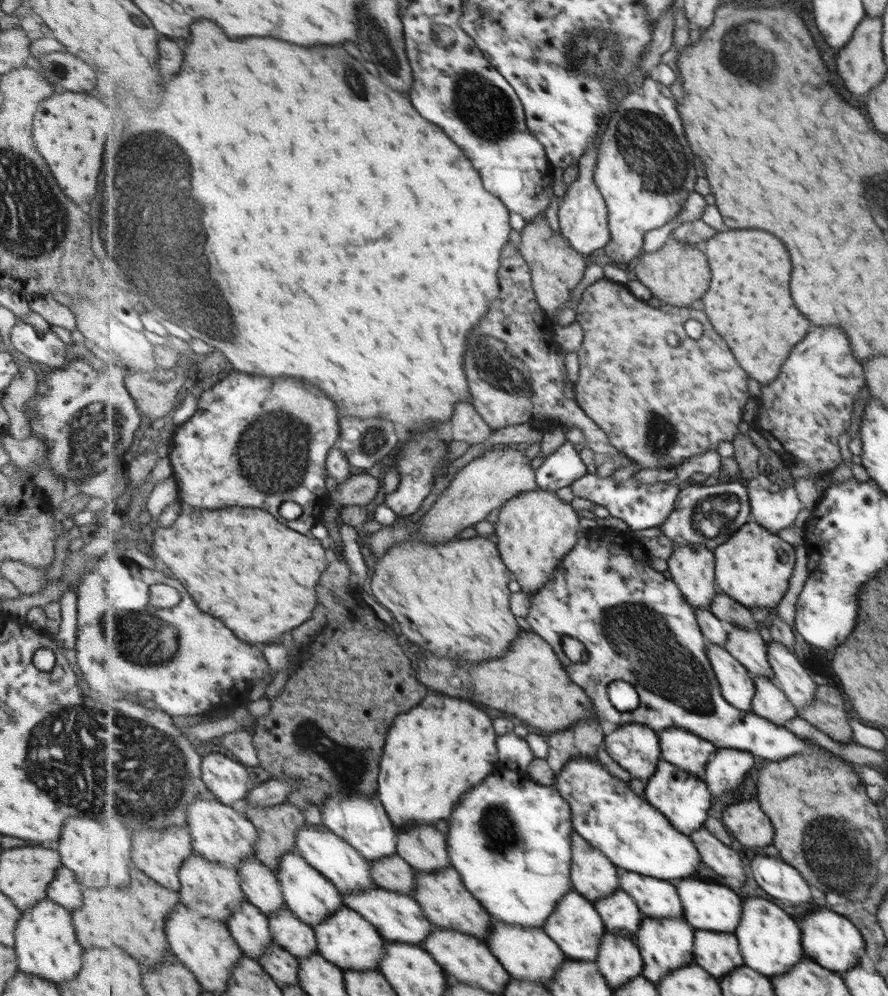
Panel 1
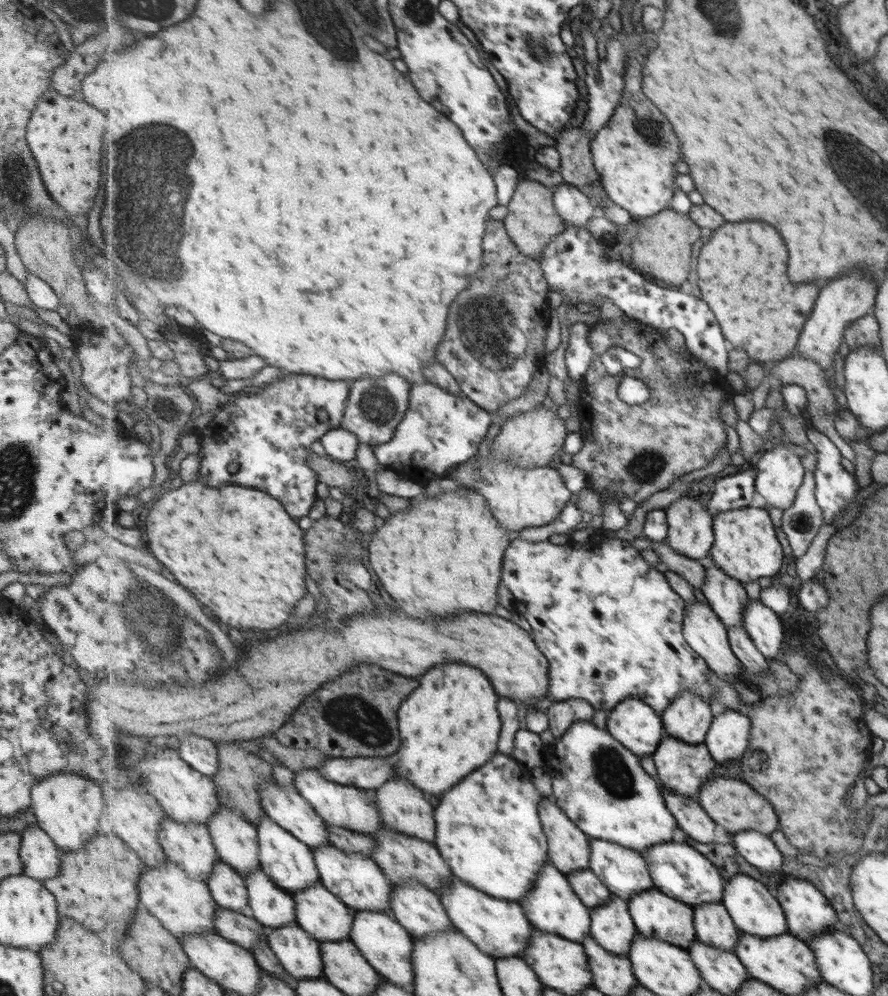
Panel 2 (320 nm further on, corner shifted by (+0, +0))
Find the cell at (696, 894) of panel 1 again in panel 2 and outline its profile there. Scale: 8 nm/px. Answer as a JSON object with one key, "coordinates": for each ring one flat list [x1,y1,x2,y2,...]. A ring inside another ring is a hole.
{"coordinates":[[669,841,653,846,645,853,652,873,655,888,661,889,667,896,676,897,688,905,700,906,703,903,723,902,726,879,721,876,717,866,705,858,693,845]]}

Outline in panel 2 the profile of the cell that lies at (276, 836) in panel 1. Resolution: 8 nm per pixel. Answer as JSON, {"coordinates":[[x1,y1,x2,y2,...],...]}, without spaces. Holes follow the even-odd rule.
{"coordinates":[[221,741,217,743,217,746,219,748,220,767,219,772,214,774,212,779,221,790,220,796,227,806,242,810,247,820,258,826,261,817,267,815,261,802,260,786,263,783,272,783,275,780,272,765,263,760,261,756,245,750,238,742]]}

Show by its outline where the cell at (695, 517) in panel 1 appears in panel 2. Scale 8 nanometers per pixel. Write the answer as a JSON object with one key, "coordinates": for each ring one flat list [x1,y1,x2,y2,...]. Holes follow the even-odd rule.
{"coordinates":[[739,469,734,475,719,478,712,483,712,495,705,504,714,518,726,510,753,507,760,503,756,475,751,470]]}

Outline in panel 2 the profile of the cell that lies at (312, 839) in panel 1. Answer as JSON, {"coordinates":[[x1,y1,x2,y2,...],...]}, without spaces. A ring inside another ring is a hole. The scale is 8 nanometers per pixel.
{"coordinates":[[273,781,272,783,263,783,260,786,260,793,266,814,277,824,292,832,301,842,308,844,313,850,331,845,331,836,329,836,328,825,324,818,295,786,282,786]]}

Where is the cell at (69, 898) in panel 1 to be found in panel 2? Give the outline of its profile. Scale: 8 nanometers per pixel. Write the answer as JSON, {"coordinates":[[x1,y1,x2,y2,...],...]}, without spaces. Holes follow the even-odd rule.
{"coordinates":[[29,825,19,833,20,856,23,872,29,878,44,880,55,876,58,871,59,849,53,841,35,825]]}

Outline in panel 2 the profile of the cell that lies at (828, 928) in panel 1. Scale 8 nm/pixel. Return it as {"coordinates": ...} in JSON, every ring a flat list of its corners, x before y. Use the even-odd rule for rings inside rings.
{"coordinates":[[782,875,781,884,774,890,784,908,789,934,805,942,833,927,833,907,809,880]]}

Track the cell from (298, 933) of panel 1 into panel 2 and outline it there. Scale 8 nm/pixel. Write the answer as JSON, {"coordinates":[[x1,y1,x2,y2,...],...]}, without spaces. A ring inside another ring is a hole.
{"coordinates":[[264,869,254,870,246,879,249,888,249,900,253,916,263,924,268,930,274,928,287,927,296,922,296,899,285,889,281,889,264,871]]}

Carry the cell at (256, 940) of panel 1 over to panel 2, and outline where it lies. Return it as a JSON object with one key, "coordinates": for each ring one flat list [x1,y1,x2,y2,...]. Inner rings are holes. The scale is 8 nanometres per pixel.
{"coordinates":[[223,860,217,861,207,883,219,907,243,912,250,904,246,879]]}

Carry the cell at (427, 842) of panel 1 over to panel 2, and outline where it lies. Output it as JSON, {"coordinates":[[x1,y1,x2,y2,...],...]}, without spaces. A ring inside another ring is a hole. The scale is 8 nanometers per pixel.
{"coordinates":[[401,778,389,779,384,785,378,787,374,792,377,802,382,812,382,820,385,827,397,829,403,834,414,836,435,844,436,842,436,820,434,817,433,806,425,798,422,790,409,780]]}

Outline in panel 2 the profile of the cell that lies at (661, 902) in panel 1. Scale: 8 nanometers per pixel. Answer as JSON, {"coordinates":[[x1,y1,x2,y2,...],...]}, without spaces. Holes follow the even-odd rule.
{"coordinates":[[591,838,592,860,591,870,601,879,601,882,611,889,611,893,621,898,631,900,632,896,640,895,655,888,652,873,642,852,627,848,605,839]]}

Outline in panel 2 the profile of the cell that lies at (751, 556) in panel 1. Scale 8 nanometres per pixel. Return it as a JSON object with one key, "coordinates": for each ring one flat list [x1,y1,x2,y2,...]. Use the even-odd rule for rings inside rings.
{"coordinates":[[759,503,753,507,726,510,717,513,714,519,716,543,713,545,711,556,714,558,716,565,729,576,739,579,745,585,753,582,753,580,759,580,759,578,769,579,781,568,781,562,783,562,781,546,775,538,775,532,773,532,771,520,769,520,769,512,763,509,763,504]]}

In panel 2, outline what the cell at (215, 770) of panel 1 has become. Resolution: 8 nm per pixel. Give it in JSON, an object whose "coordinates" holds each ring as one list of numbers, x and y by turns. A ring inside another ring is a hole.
{"coordinates":[[187,733,180,738,180,756,202,775,213,777,219,772,219,748,210,738]]}

